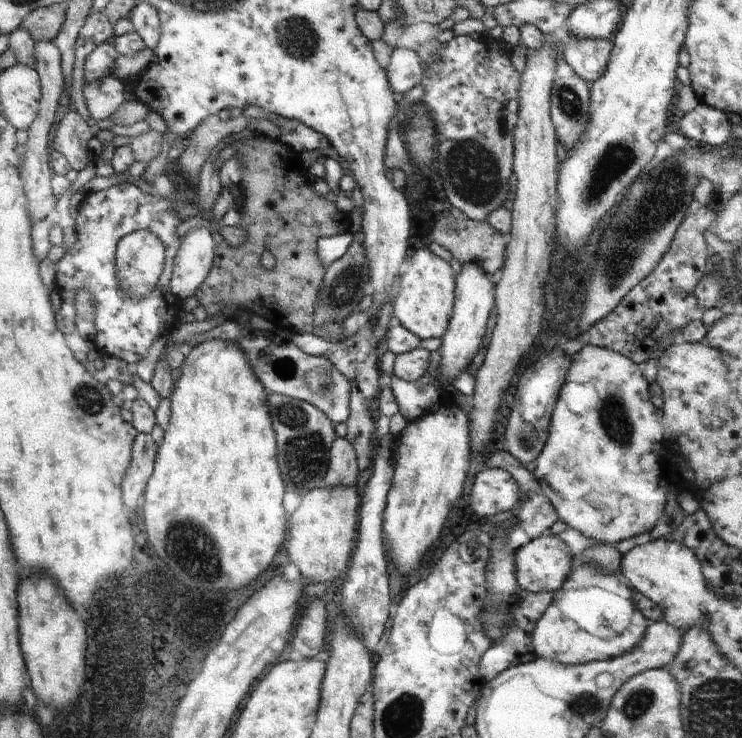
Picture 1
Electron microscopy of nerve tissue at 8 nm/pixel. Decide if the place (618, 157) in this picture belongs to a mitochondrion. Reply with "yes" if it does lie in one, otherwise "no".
yes

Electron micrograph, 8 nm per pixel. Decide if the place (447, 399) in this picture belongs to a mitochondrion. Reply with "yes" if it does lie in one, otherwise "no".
no

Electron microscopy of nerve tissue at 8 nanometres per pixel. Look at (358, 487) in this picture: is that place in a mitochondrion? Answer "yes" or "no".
no

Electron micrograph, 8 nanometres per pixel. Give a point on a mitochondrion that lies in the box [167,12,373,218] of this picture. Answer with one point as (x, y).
(299, 38)

